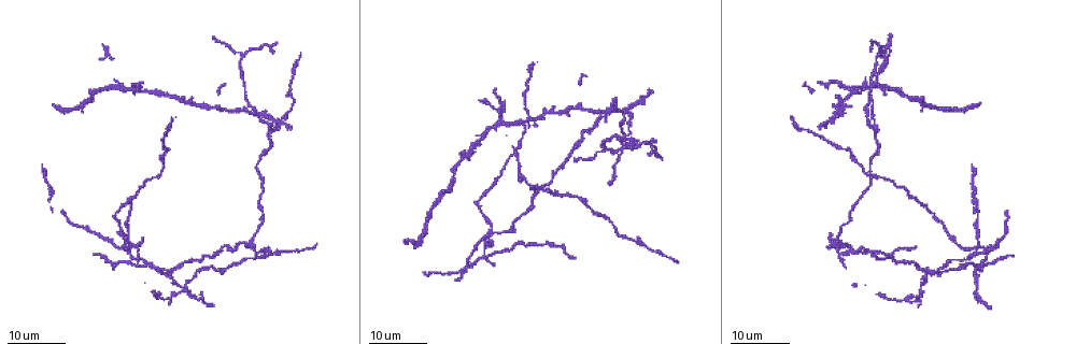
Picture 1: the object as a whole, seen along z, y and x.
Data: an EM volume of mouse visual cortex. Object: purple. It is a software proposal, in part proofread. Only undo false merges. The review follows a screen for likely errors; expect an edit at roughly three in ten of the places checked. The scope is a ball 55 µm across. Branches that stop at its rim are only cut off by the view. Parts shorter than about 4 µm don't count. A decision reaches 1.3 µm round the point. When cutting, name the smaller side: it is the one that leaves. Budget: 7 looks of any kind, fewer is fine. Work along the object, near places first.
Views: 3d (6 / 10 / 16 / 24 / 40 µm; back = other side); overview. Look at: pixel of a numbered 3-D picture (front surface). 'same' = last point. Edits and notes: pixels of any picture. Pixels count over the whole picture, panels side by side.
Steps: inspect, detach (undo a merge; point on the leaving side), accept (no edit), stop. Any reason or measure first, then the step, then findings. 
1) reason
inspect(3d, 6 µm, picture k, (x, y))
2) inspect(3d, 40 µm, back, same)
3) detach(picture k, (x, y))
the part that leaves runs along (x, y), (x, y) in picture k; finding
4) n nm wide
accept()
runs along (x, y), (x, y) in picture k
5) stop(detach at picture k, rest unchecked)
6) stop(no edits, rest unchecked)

thin arm on a thick one
inspect(3d, 24 µm, picture 1, (272, 130))

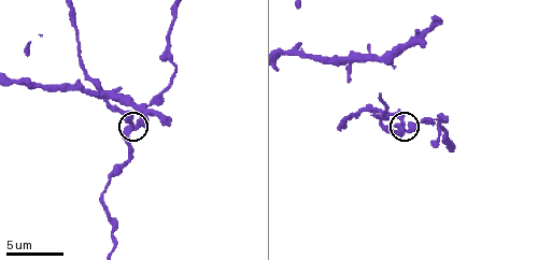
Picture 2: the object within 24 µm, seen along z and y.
inspect(3d, 10 µm, picture 2, (401, 121))

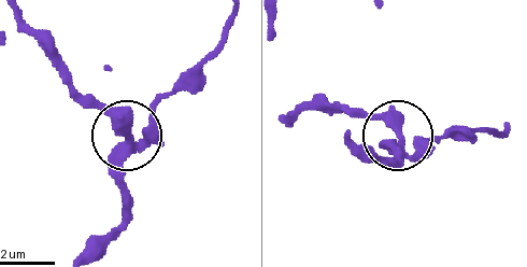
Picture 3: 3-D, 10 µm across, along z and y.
4 arms
accept()
one cell here

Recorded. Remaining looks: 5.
looks like a crossing
inspect(3d, 24 µm, picture 1, (989, 247))

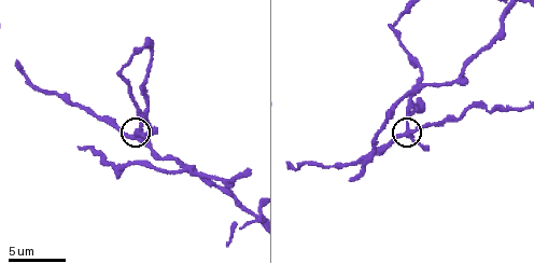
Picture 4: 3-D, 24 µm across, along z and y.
inspect(3d, 6 µm, picture 4, (407, 133))

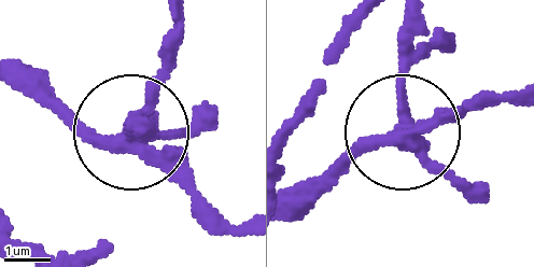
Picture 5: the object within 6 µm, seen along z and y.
340 nm wide
accept()
all the same cell

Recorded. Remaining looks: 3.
a fork
inspect(3d, 24 µm, picture 1, (475, 149))

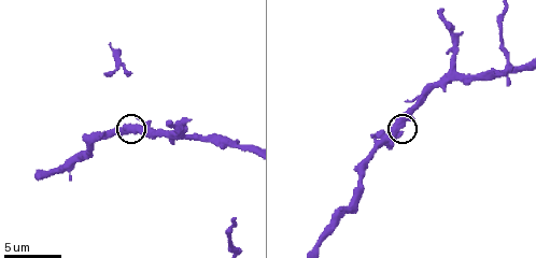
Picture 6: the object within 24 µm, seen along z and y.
inspect(3d, 6 µm, picture 6, (402, 125))

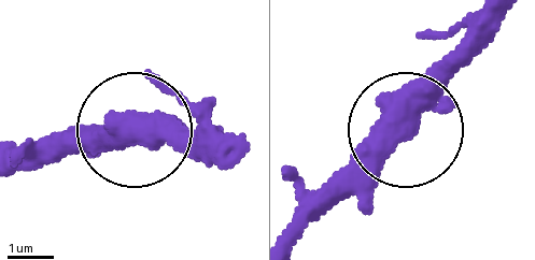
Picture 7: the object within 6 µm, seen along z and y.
inspect(3d, 6 µm, back, picture 7, (401, 130))

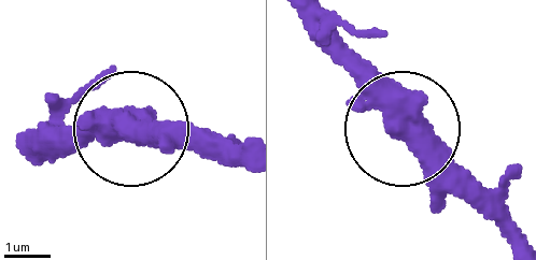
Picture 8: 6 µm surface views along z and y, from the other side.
400 nm wide
accept()
continuous, no second cell

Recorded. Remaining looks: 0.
stop(no edits, rest unchecked)

